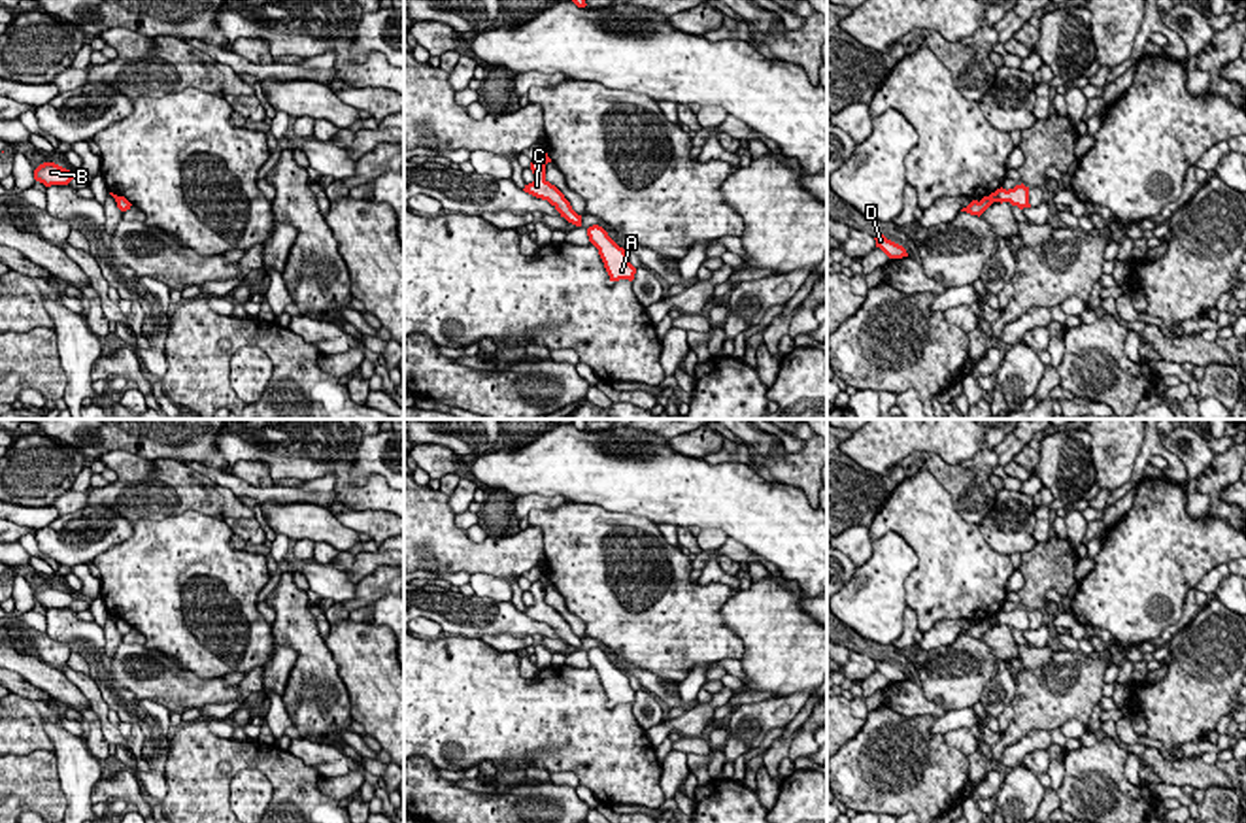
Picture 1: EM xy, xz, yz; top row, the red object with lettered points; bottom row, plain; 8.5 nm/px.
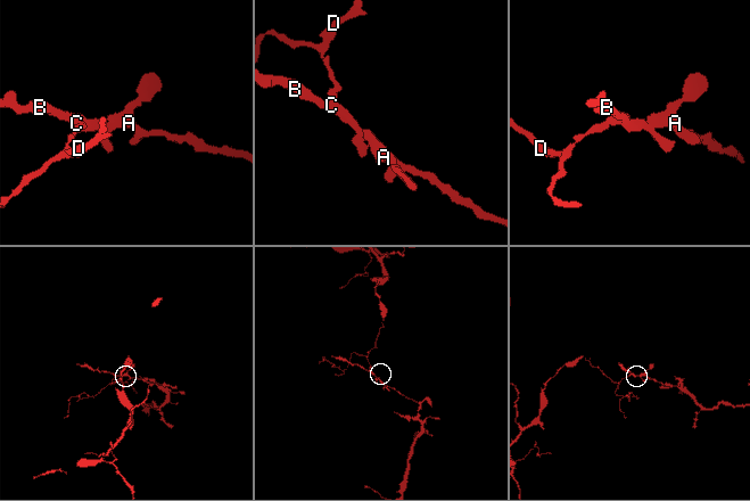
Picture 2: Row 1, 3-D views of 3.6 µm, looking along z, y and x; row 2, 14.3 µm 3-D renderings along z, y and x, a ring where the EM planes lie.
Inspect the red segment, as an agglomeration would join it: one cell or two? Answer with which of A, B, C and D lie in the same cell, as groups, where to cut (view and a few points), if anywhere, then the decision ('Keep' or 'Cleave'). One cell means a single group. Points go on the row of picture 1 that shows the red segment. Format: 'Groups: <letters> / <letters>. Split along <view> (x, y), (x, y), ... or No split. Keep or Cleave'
Groups: A B C / D. Split along yz (988, 197), (992, 202). Cleave

